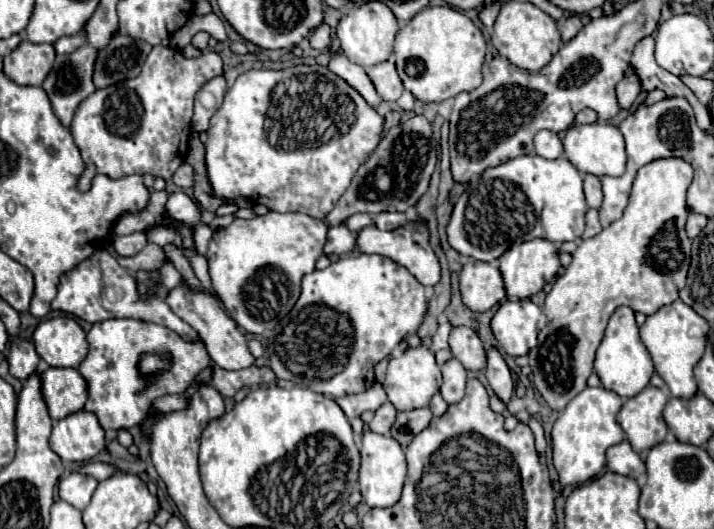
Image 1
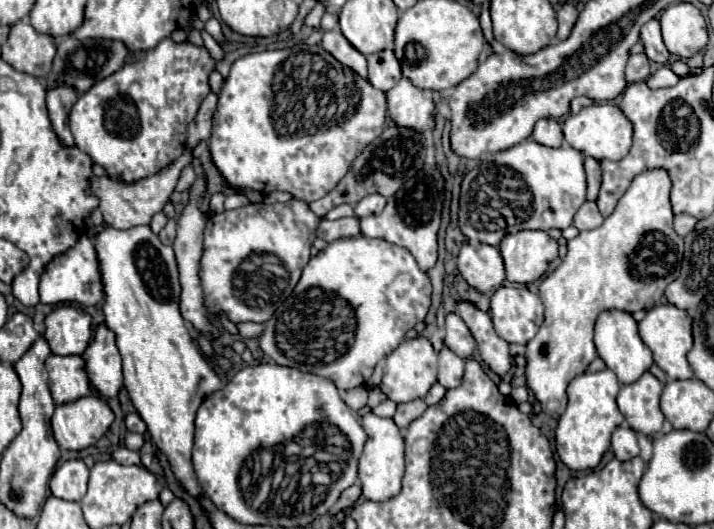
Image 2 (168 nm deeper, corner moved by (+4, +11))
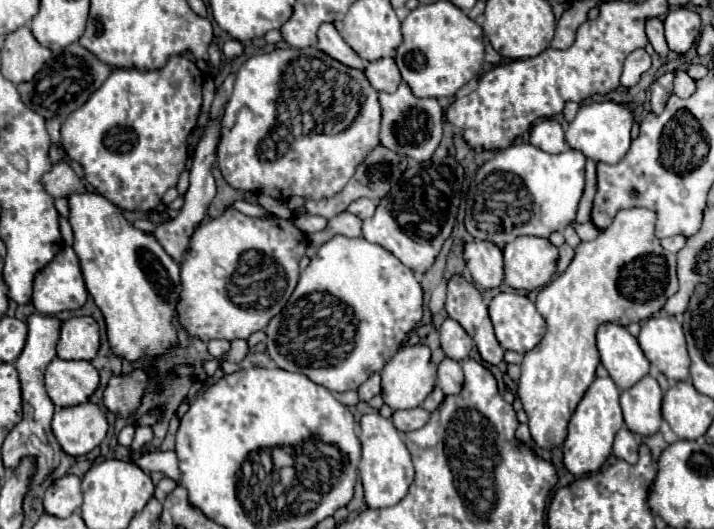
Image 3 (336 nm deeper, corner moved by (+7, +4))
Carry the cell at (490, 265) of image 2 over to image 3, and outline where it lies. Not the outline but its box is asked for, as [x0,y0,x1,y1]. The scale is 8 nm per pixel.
[464,240,504,290]

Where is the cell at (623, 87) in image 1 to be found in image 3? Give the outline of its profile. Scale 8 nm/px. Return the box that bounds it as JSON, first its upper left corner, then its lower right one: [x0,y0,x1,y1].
[622,50,650,88]

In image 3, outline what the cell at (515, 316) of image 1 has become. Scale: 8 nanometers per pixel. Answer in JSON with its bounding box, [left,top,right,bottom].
[490,294,546,352]

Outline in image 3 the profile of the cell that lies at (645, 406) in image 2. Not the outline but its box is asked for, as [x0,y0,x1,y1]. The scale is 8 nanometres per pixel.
[620,376,662,436]

